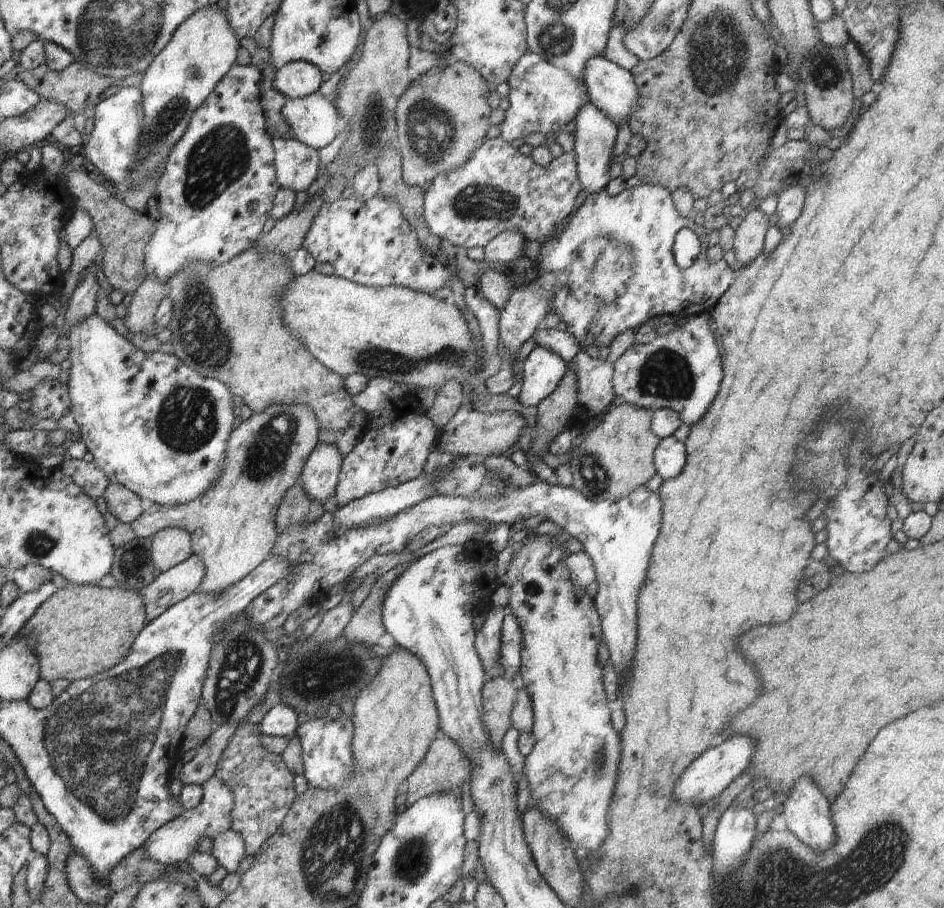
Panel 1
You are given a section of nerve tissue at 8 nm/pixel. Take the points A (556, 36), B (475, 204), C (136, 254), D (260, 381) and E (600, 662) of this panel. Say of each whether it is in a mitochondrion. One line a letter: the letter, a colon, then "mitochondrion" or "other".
A: mitochondrion
B: mitochondrion
C: other
D: other
E: other

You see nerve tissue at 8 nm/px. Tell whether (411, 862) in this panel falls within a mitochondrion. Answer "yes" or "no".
yes

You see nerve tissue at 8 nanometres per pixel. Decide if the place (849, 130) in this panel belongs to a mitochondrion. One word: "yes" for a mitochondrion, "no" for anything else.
no

